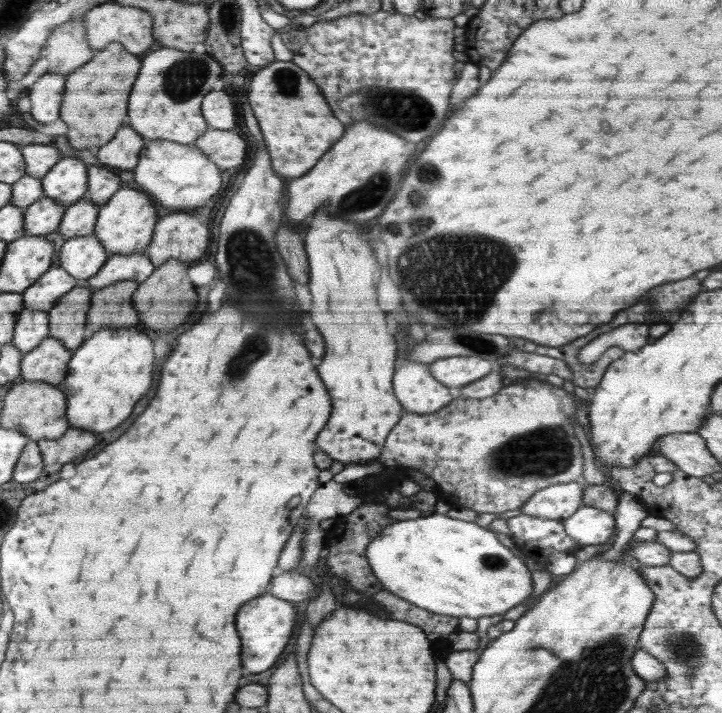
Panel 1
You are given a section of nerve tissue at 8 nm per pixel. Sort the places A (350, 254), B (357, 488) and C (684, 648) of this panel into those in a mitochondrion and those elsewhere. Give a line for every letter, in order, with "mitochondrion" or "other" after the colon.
A: other
B: other
C: mitochondrion

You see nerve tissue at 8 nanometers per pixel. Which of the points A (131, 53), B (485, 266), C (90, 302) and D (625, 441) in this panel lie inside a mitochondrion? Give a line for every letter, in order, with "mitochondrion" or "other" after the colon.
A: other
B: mitochondrion
C: other
D: other

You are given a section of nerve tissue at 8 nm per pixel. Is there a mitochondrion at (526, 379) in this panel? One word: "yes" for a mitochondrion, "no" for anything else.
no

